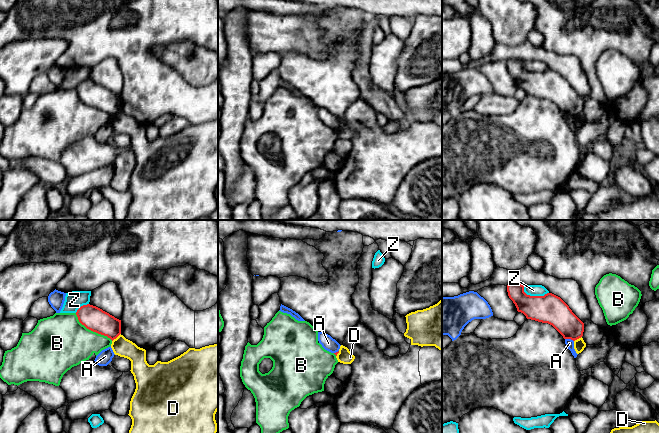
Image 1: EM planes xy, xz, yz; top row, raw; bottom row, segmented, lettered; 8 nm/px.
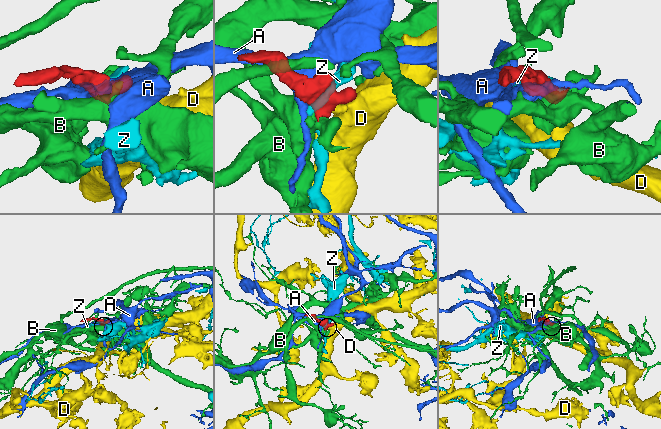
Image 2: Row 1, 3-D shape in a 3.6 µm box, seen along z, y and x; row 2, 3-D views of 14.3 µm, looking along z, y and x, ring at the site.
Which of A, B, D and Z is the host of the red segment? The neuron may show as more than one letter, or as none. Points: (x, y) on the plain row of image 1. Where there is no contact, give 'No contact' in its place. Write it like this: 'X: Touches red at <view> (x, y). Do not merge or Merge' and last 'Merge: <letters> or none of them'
A: Touches red at yz (569, 114). Do not merge
B: Touches red at xy (92, 106). Do not merge
D: Touches red at xy (116, 113). Do not merge
Z: Touches red at yz (533, 72). Do not merge
Merge: none of them

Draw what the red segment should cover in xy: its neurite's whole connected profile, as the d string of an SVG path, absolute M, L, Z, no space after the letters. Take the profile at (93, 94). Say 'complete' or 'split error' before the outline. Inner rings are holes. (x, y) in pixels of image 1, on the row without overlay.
split error; M17 0L7 12L5 20L0 24L0 48L8 43L24 39L61 38L67 41L66 51L57 59L56 66L69 69L72 67L92 67L107 58L114 58L123 75L124 86L122 95L119 96L102 85L87 80L81 82L76 91L79 98L87 105L107 112L112 117L120 110L145 126L165 115L185 118L190 124L200 125L205 122L218 120L218 78L209 85L193 87L188 84L172 67L161 62L151 51L154 46L167 46L172 43L189 40L200 46L205 46L218 53L218 0Z

